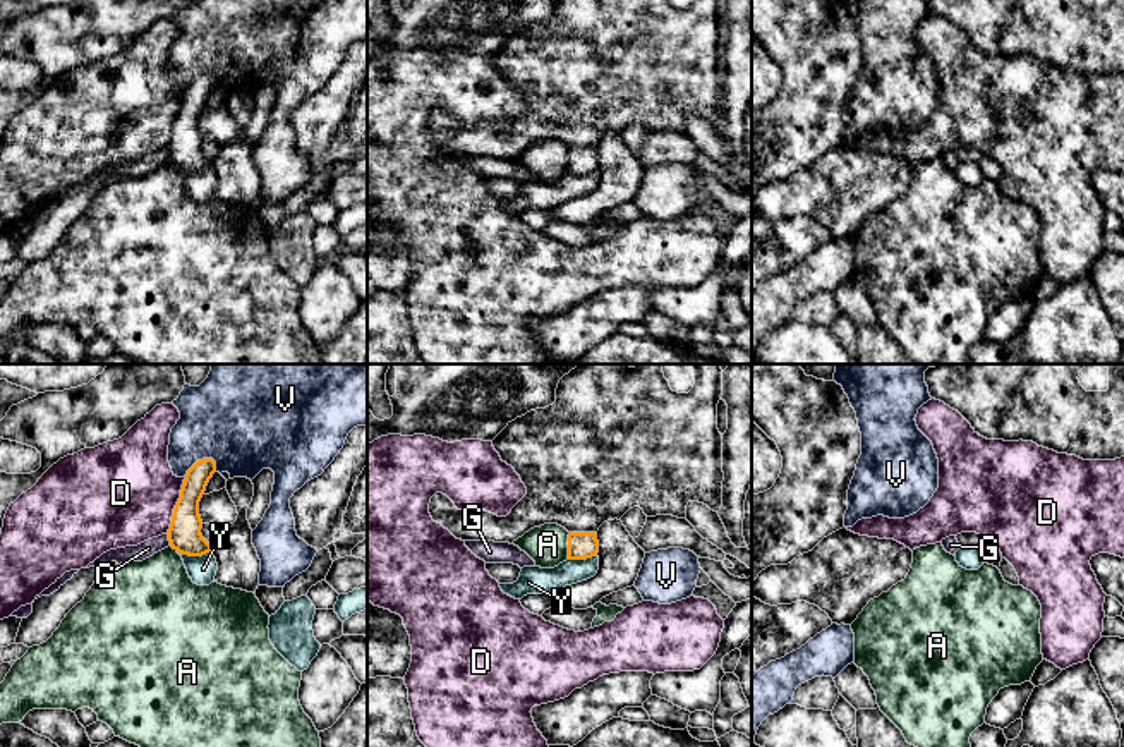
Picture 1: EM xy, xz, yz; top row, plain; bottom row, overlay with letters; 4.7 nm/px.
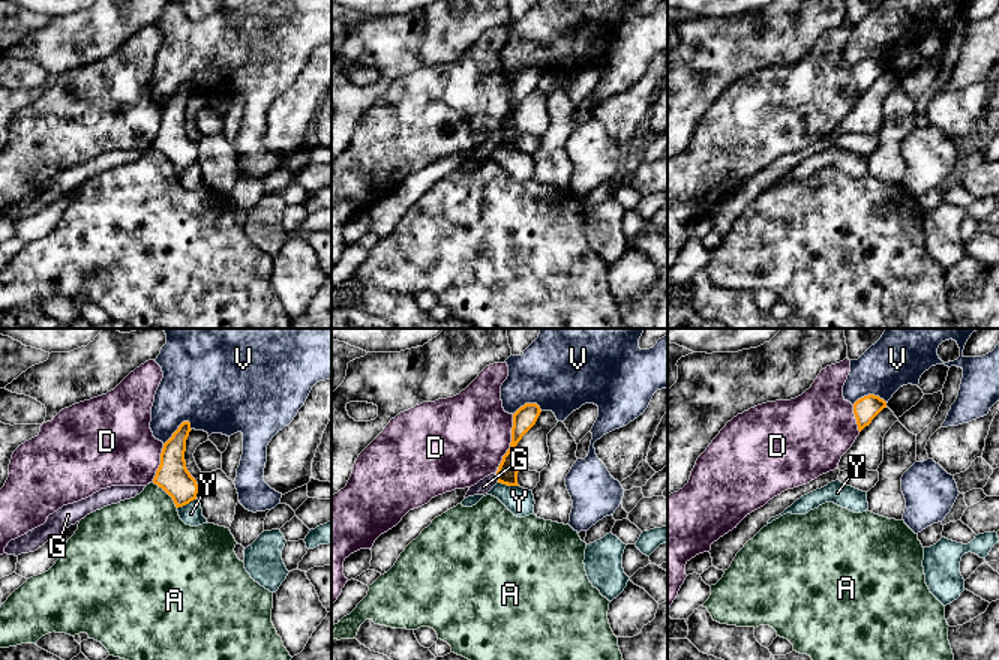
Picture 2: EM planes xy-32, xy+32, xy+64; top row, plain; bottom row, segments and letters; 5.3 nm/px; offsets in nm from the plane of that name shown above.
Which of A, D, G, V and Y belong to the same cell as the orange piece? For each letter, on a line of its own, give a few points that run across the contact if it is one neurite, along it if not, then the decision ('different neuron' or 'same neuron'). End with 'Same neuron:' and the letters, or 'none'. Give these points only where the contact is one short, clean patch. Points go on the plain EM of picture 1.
A: different neuron
D: different neuron
G: line xy (167, 148), (170, 160); different neuron
V: different neuron
Y: different neuron
Same neuron: none

